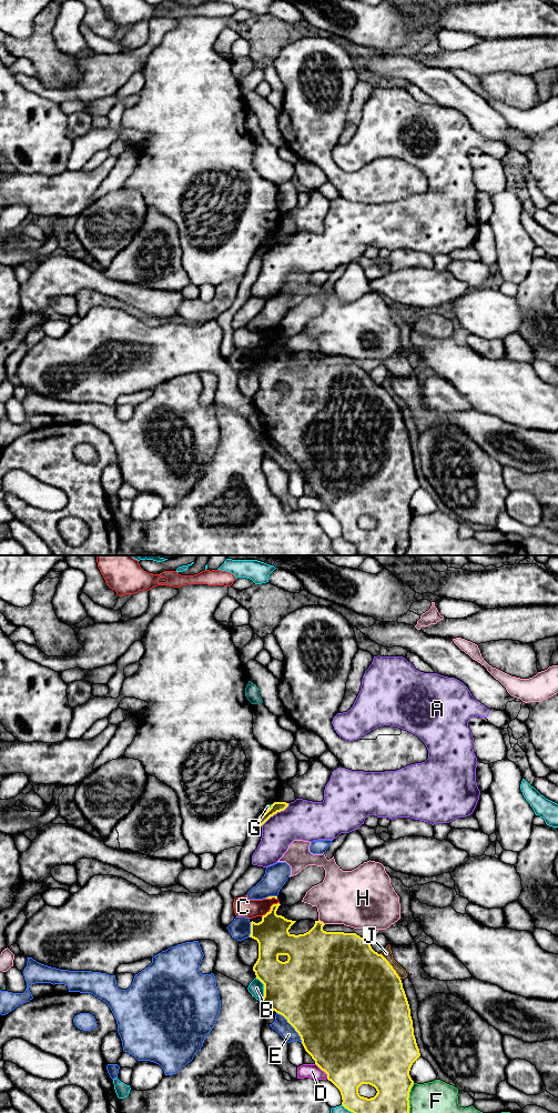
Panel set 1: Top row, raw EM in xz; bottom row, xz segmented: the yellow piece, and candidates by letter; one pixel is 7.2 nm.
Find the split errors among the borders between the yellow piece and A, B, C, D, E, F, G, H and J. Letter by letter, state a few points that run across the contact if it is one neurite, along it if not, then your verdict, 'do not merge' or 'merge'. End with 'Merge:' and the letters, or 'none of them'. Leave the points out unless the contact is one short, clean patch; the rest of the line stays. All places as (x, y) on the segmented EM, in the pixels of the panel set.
A: do not merge
B: do not merge
C: do not merge
D: do not merge
E: do not merge
F: do not merge
G: line xz (272, 804), (262, 814); do not merge
H: line xz (318, 920), (324, 924); do not merge
J: do not merge
Merge: none of them

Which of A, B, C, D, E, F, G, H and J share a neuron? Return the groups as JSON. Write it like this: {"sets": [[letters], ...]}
{"sets": [["A"], ["B"], ["C"], ["D"], ["E"], ["F"], ["G"], ["H"], ["J"]]}

